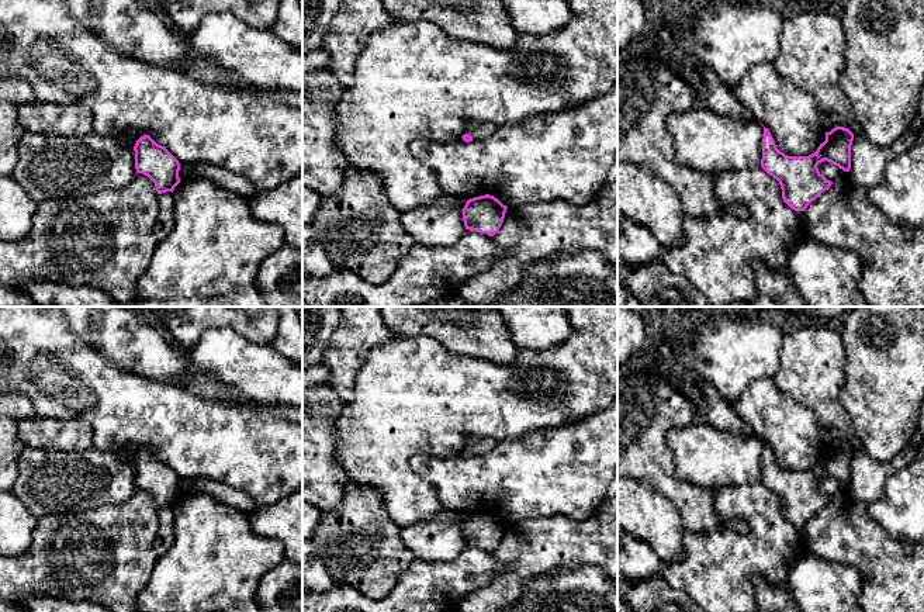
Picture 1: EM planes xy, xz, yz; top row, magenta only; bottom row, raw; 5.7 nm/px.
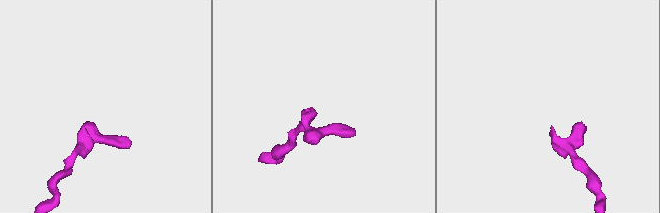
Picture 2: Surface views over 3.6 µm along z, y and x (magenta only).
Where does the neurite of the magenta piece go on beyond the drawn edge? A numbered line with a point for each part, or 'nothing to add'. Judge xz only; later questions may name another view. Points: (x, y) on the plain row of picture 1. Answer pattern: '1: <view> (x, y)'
1: xz (477, 445)

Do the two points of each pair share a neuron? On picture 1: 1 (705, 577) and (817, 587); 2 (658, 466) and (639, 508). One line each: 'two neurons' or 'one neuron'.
1: two neurons
2: two neurons

